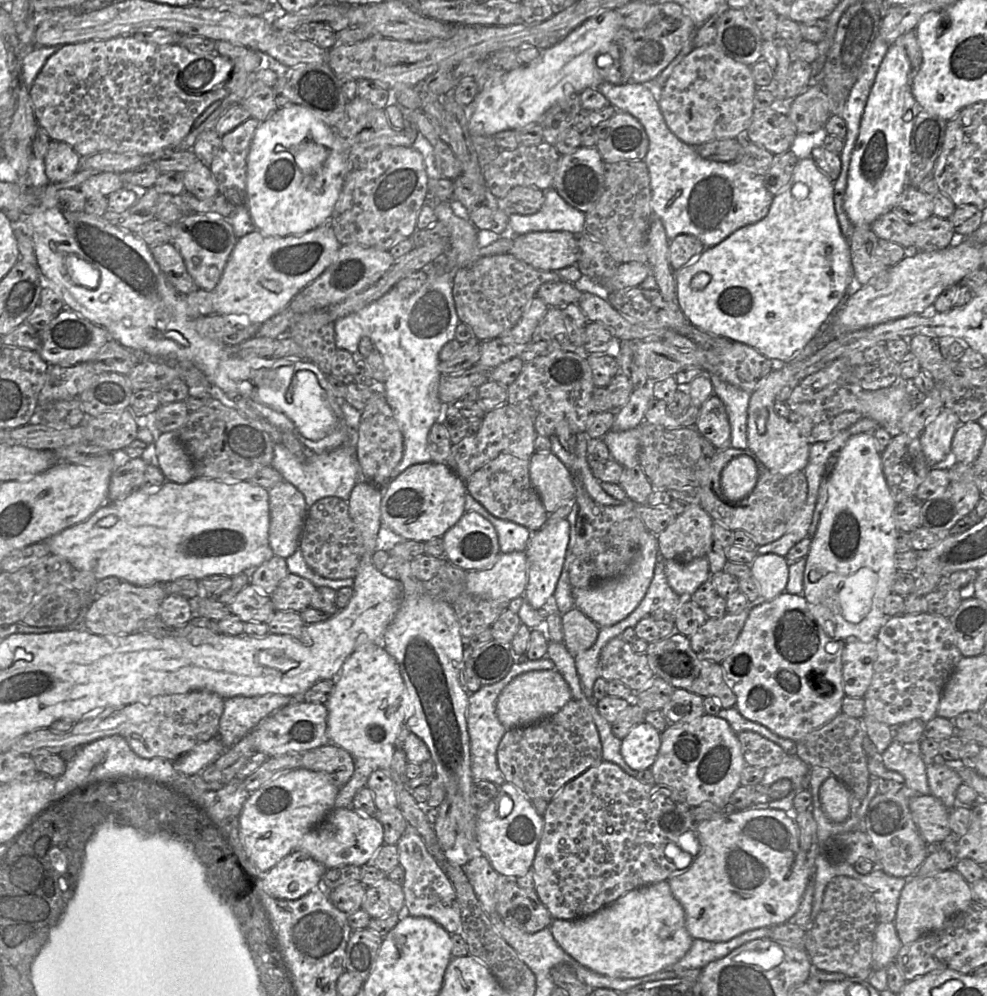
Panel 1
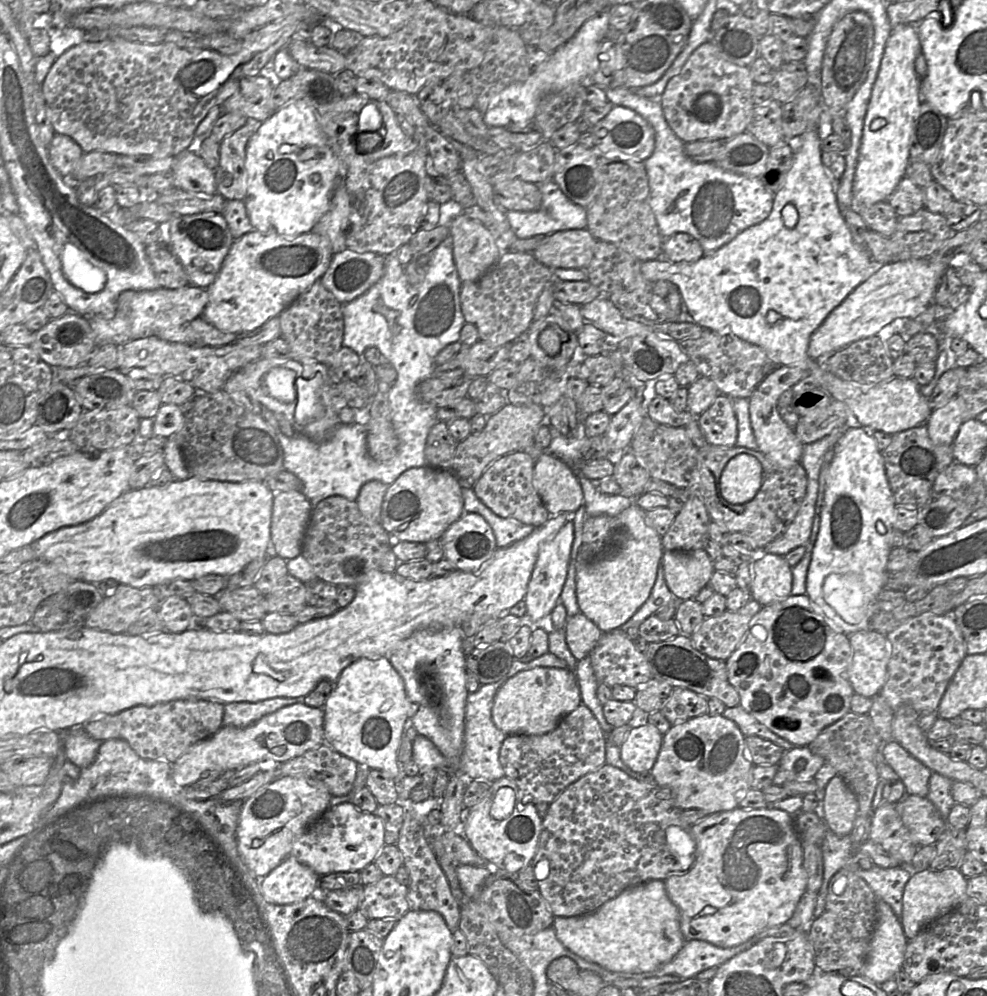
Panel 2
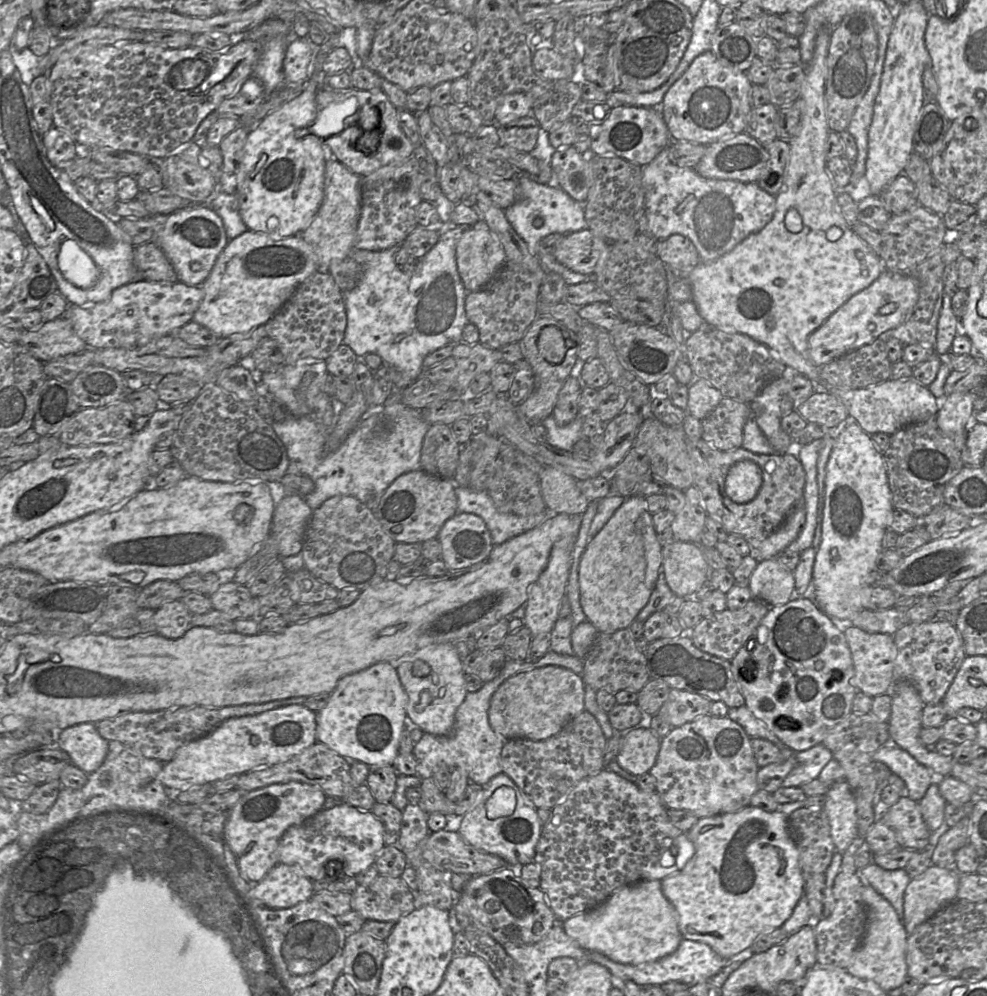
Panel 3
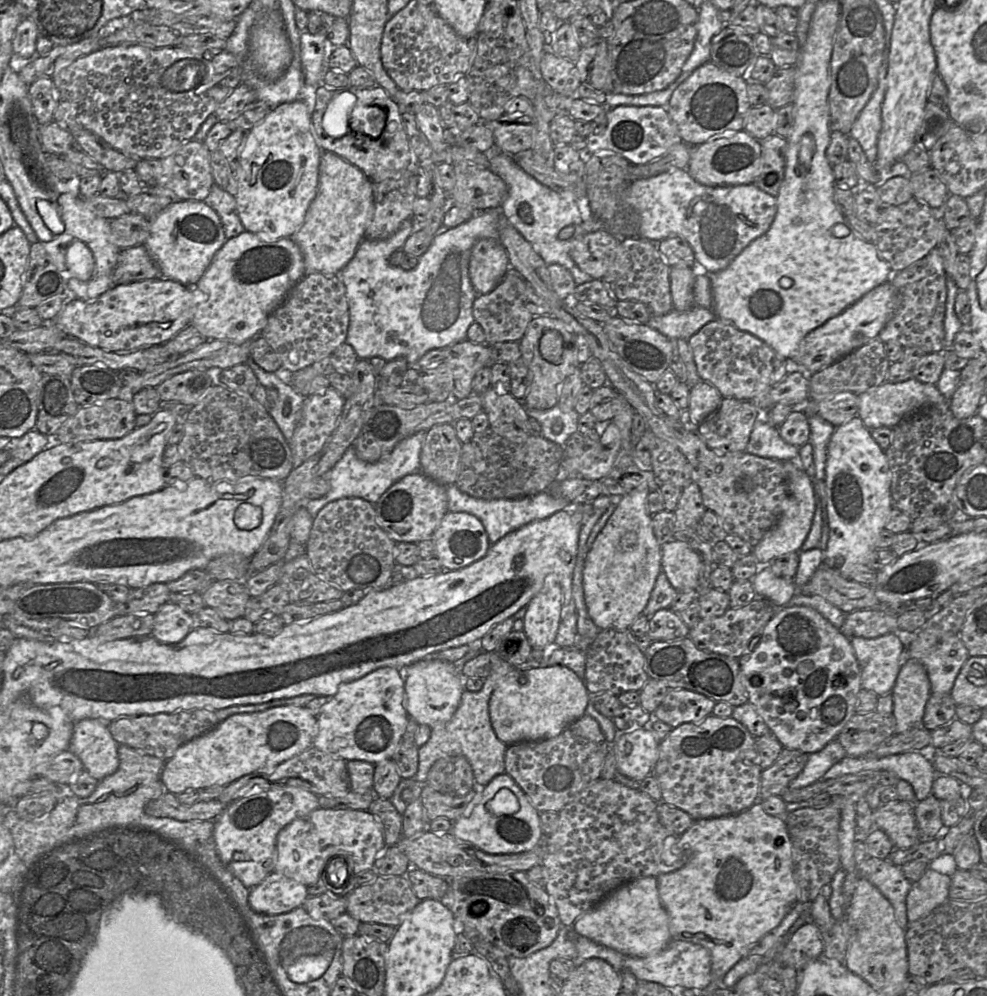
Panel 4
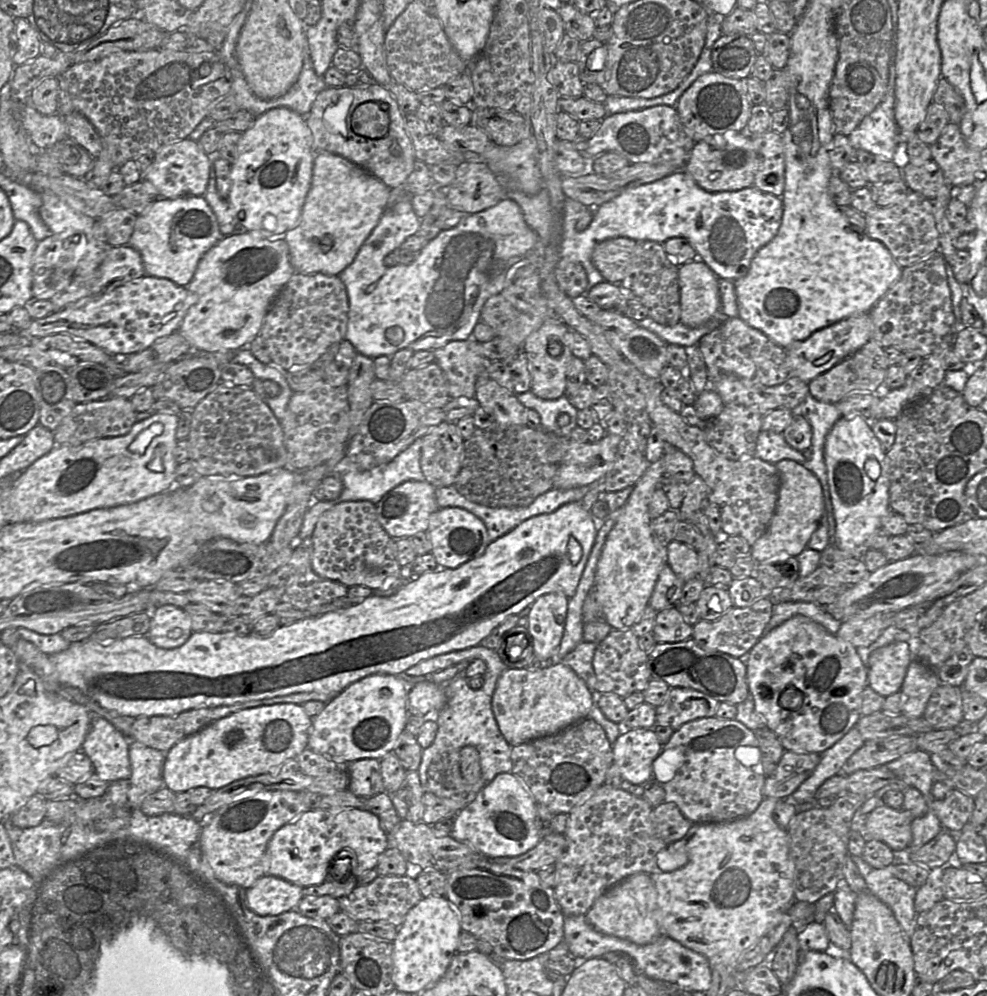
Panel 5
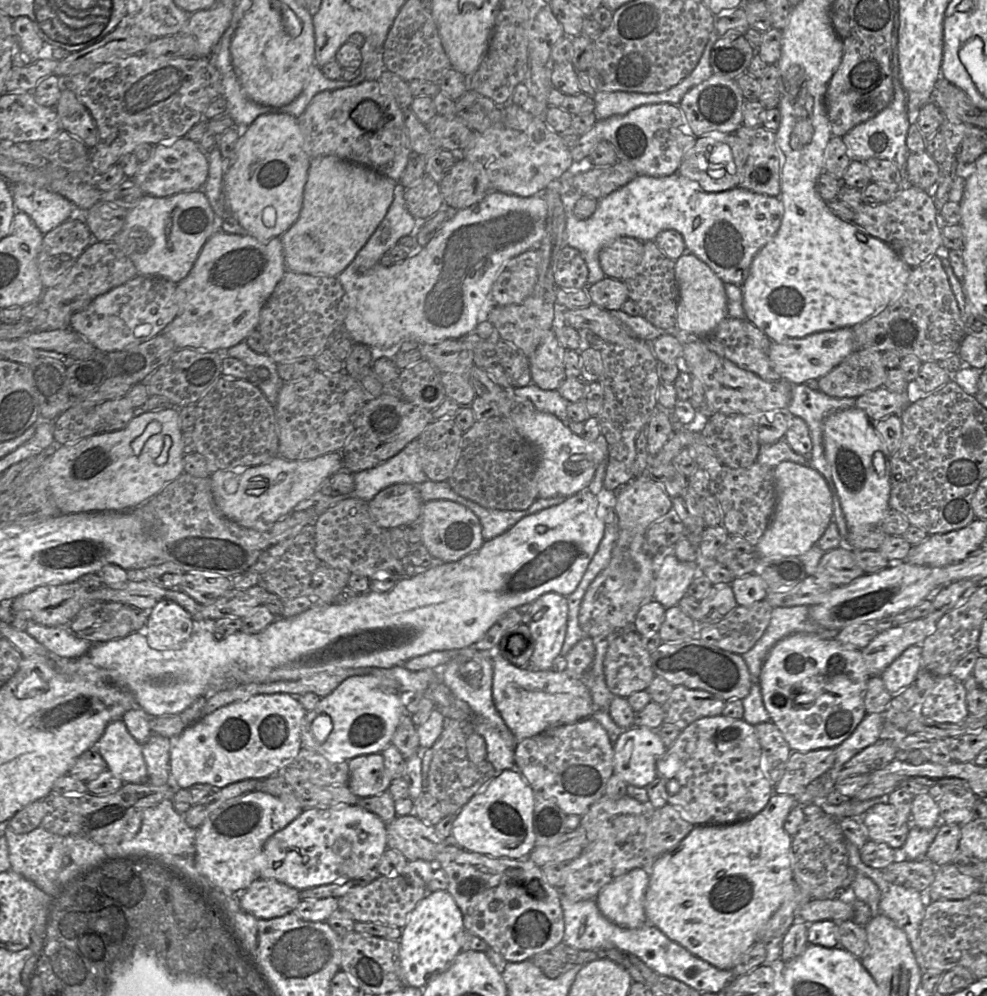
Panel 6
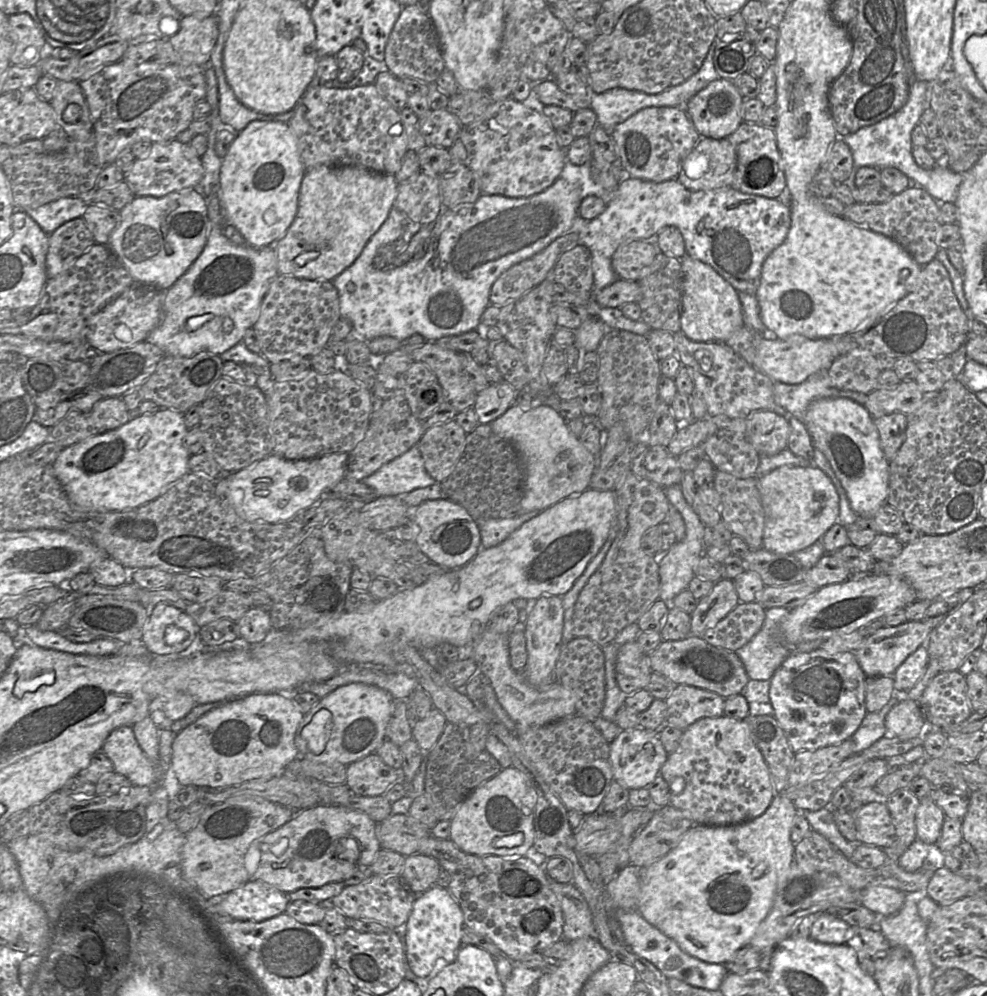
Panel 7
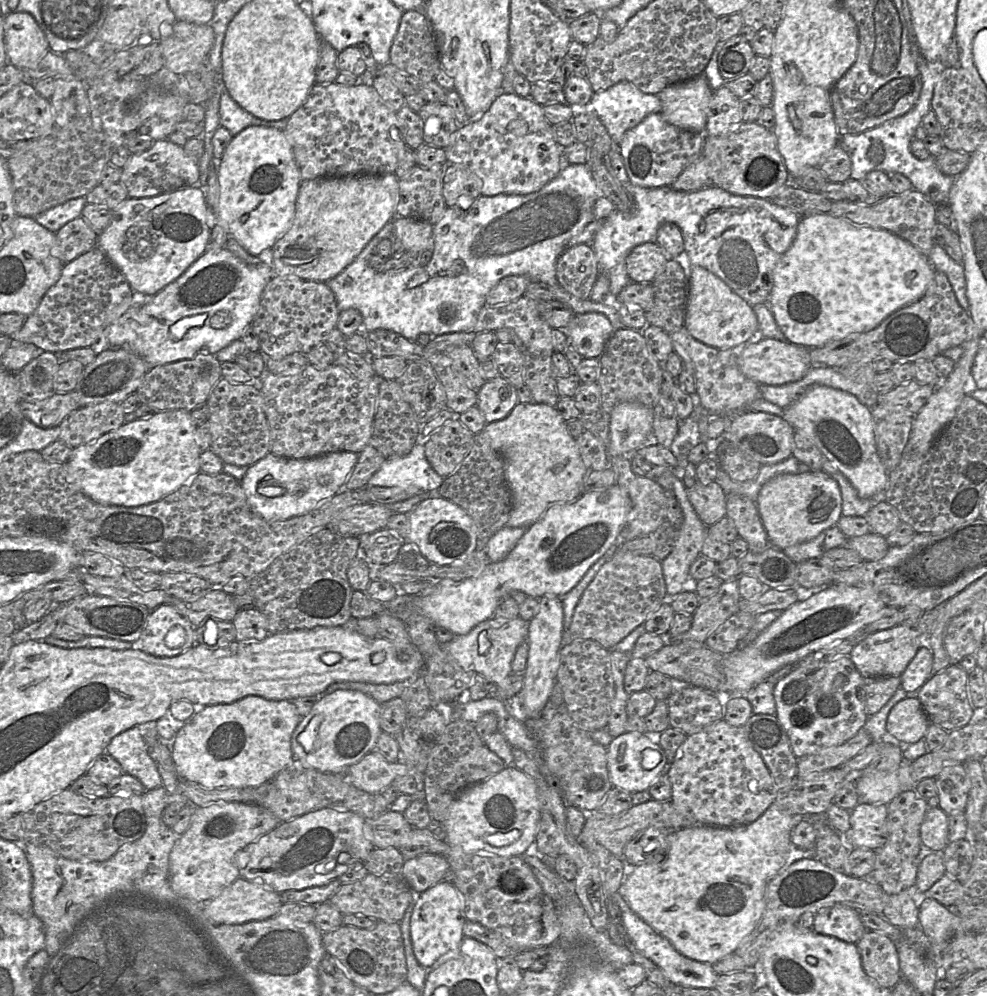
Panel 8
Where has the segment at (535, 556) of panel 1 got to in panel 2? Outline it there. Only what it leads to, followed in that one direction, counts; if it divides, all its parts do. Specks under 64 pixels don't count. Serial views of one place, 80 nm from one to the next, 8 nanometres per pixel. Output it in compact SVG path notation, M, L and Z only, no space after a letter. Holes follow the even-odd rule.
M569 520L539 550L537 561L524 597L527 621L534 626L543 626L552 610L560 601L560 595L567 577L574 533L574 523L572 520Z

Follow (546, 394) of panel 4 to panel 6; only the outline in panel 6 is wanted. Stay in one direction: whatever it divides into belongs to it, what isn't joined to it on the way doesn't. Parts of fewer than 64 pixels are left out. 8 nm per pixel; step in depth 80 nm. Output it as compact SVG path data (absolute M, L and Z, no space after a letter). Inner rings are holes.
M550 330L529 359L532 383L542 390L557 390L566 379L566 350Z

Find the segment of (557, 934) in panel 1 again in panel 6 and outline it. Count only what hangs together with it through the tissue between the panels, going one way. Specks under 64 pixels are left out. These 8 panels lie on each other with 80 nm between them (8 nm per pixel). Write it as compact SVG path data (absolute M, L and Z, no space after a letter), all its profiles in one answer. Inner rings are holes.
M635 868L606 884L595 897L601 914L624 928L638 928L647 922L644 901L649 874Z

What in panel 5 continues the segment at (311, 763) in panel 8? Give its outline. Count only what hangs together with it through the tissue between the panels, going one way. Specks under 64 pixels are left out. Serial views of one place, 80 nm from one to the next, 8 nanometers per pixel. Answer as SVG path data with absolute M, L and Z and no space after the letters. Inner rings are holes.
M373 674L346 687L330 702L321 713L312 719L308 748L337 763L351 763L363 758L381 760L393 751L399 735L404 731L408 716L409 685L394 675Z

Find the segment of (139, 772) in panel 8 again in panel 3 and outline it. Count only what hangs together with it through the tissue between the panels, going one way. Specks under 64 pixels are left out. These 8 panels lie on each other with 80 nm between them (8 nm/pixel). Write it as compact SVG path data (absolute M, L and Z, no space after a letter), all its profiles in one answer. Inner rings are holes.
M82 723L60 731L57 734L57 747L69 755L74 765L89 775L103 764L109 741L99 734L96 724Z

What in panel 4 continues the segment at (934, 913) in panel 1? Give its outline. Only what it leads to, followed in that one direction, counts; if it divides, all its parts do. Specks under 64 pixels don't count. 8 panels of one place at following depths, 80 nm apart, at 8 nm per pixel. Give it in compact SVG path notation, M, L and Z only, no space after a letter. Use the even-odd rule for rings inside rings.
M928 868L920 880L912 883L906 897L909 923L916 922L949 899L950 876Z

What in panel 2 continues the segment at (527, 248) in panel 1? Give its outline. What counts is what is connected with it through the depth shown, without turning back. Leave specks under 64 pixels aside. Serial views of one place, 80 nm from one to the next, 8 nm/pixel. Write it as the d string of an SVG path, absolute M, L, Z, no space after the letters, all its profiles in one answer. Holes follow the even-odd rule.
M588 229L557 231L541 240L533 256L548 268L585 270L594 256L596 239Z

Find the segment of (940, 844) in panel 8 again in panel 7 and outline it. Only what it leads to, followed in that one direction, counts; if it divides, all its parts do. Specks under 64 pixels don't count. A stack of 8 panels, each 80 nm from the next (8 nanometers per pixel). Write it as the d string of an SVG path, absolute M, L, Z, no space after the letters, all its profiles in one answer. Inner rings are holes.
M929 798L920 799L915 816L917 839L935 845L941 835L945 815L941 808Z

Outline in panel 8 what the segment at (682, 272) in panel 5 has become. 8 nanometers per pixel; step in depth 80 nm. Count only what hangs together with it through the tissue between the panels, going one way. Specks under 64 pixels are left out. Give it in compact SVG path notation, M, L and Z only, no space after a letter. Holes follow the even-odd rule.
M693 266L689 272L689 287L684 327L693 338L719 349L738 349L750 339L758 338L758 321L753 307L736 294L722 279L701 266Z

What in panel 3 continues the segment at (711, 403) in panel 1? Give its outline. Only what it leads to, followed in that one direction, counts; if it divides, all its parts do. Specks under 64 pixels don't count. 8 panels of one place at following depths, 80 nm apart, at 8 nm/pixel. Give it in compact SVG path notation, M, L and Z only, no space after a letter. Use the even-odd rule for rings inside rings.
M723 397L717 407L701 420L702 439L720 451L740 448L744 425L751 416L749 403Z

